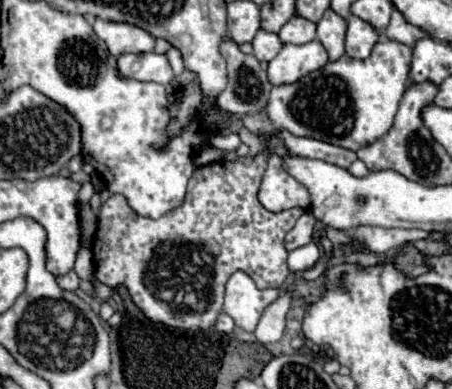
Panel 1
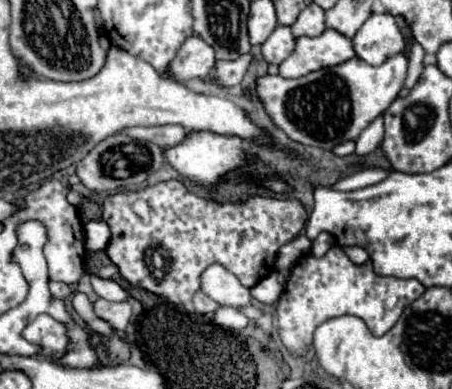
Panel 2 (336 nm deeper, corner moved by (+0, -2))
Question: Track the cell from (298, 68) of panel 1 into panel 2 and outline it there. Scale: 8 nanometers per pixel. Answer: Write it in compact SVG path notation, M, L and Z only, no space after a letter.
M325 29L319 37L299 37L295 51L279 65L281 77L303 77L311 71L335 67L355 57L353 41L339 31Z

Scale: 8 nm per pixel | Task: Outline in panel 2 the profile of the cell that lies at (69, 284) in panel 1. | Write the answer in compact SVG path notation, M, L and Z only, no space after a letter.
M51 281L51 283L49 283L49 291L51 291L51 295L57 297L57 299L65 299L65 297L69 297L69 295L73 293L69 285L57 283L57 281Z

